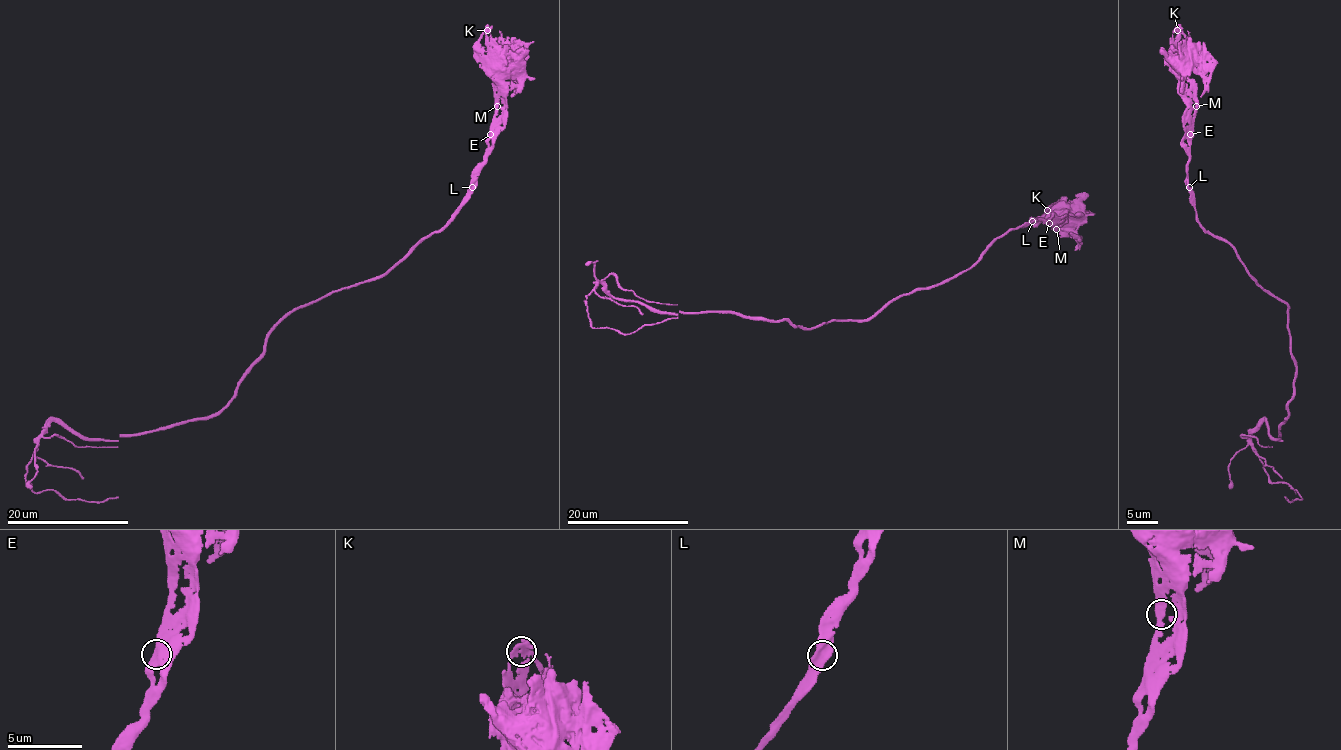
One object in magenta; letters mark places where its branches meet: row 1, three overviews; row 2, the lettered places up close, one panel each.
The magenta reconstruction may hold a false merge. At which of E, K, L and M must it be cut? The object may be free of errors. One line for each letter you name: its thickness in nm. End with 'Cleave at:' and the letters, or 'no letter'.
Cleave at: no letter

